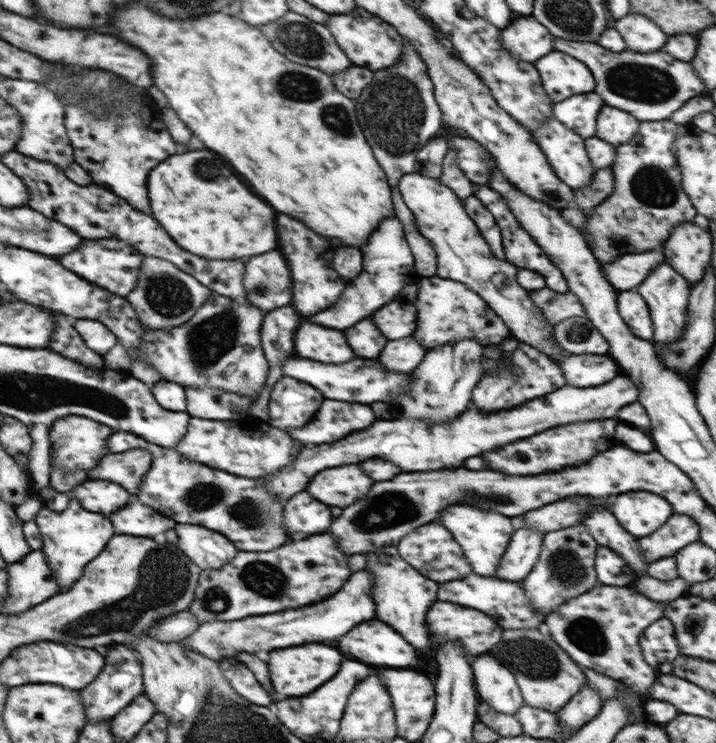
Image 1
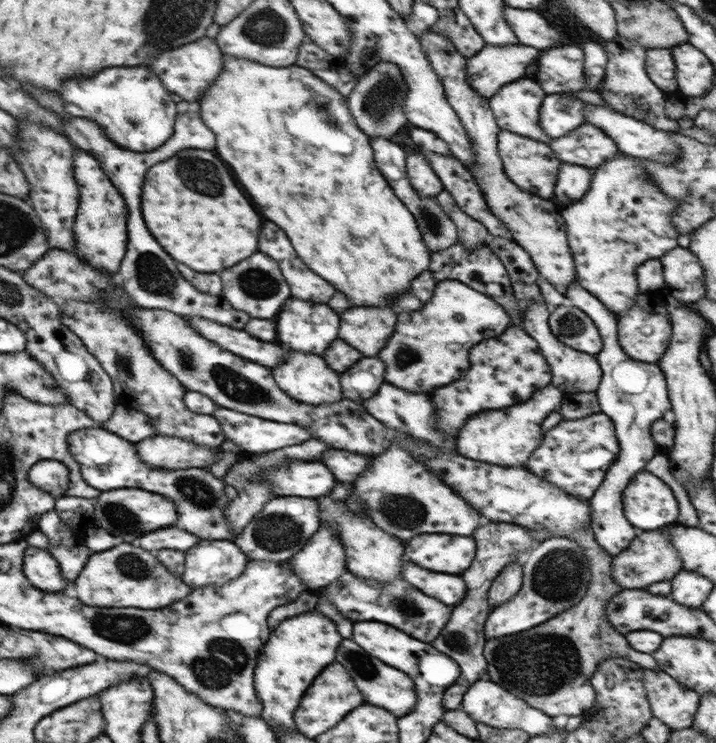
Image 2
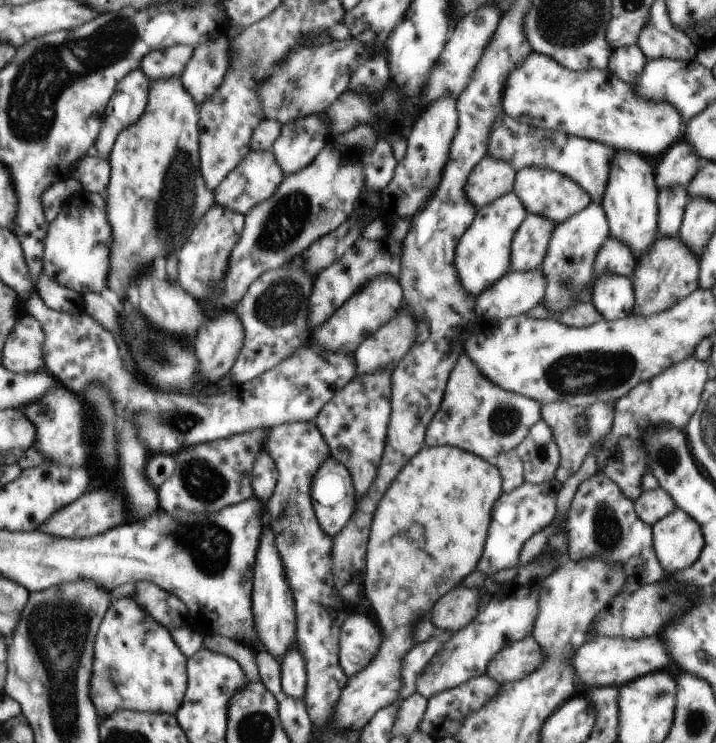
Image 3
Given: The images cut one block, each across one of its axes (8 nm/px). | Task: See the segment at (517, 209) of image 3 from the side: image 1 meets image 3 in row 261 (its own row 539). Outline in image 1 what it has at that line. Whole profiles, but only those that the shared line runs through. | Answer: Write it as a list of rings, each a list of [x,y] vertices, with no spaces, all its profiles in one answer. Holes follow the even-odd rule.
[[[452,504],[440,512],[437,522],[442,523],[452,533],[454,540],[460,544],[474,574],[486,576],[486,578],[496,577],[502,554],[506,552],[508,542],[515,531],[513,520],[510,517],[500,514],[500,512],[474,508],[468,504]]]

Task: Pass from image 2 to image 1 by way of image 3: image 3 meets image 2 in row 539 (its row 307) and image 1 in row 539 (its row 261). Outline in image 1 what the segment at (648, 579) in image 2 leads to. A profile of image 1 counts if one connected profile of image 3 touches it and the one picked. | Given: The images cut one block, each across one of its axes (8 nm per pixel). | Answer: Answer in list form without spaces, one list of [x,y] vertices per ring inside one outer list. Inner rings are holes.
[[[672,514],[666,524],[656,532],[639,539],[640,549],[648,564],[664,558],[674,557],[690,543],[699,540],[699,526],[693,518],[683,514]]]

